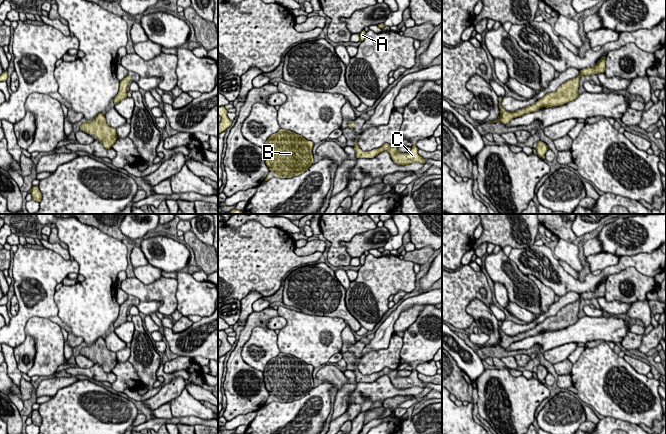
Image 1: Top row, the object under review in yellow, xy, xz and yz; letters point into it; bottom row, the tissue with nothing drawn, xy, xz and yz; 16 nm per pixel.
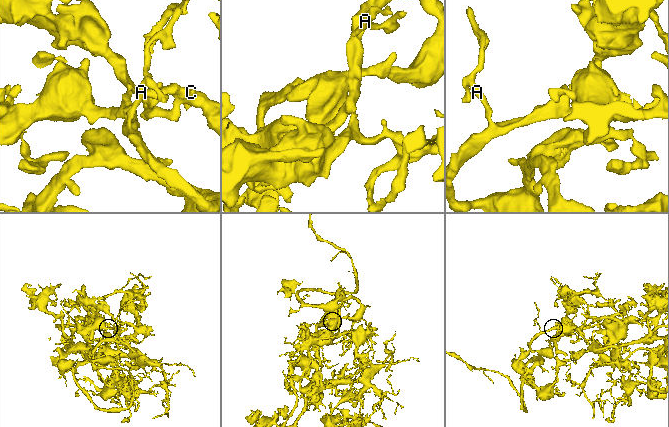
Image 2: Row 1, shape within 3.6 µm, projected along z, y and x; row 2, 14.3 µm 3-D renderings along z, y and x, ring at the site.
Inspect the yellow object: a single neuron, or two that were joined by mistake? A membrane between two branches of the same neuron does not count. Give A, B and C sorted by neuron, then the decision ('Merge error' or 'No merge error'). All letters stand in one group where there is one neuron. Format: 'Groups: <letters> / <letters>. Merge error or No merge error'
Groups: A B C. No merge error

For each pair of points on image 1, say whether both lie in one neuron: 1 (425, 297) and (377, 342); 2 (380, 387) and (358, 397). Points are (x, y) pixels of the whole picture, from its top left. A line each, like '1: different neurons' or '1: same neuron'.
1: same neuron
2: same neuron

